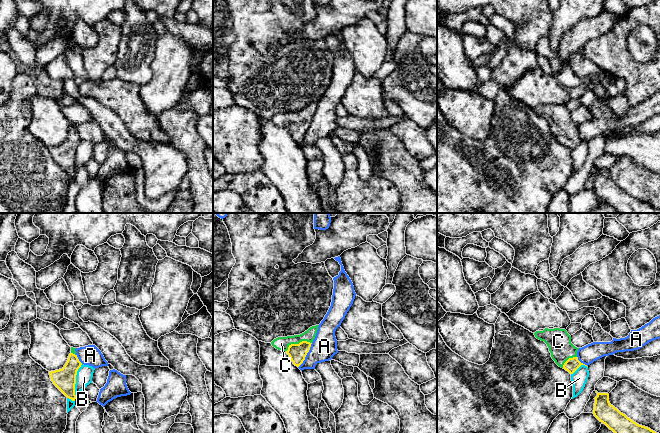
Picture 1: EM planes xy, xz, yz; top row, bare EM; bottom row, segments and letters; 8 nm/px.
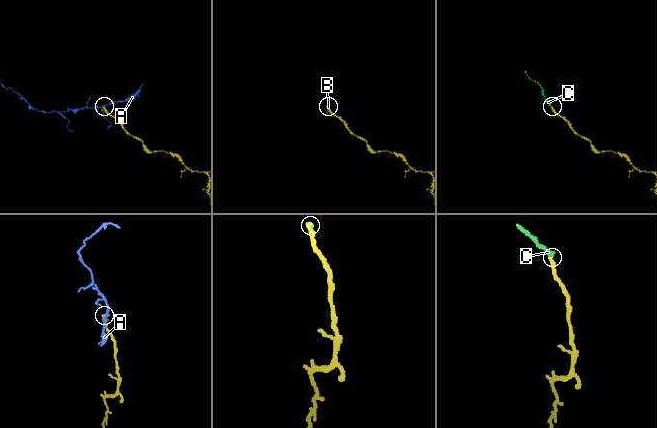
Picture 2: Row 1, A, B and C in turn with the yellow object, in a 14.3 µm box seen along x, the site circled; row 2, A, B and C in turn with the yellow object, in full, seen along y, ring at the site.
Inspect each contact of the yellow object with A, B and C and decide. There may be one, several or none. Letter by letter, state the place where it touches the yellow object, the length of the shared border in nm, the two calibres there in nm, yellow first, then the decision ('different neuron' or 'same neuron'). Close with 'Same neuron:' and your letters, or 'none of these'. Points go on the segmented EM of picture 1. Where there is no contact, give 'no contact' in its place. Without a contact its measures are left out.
A: meets yellow in xz at (306, 354); contact 240 nm long; 140 nm thick on the yellow side, 200 nm on the other; different neuron
B: meets yellow in xy at (75, 380); contact 260 nm long; 180 nm thick on the yellow side, 130 nm on the other; different neuron
C: meets yellow in xz at (297, 344); contact 220 nm long; 140 nm thick on the yellow side, 110 nm on the other; same neuron
Same neuron: C

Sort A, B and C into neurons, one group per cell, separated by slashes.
A / B / C

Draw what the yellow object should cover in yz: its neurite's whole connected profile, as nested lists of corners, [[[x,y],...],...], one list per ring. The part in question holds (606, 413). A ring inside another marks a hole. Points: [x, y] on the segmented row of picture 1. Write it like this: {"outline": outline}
{"outline": [[[597,391],[596,393],[593,414],[614,433],[656,433],[648,427],[637,424],[611,405],[608,393]]]}

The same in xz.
{"outline": [[[319,325],[312,326],[300,335],[278,337],[274,339],[271,344],[276,349],[285,351],[289,355],[293,364],[299,367],[310,350],[311,344],[315,339],[318,326]]]}

